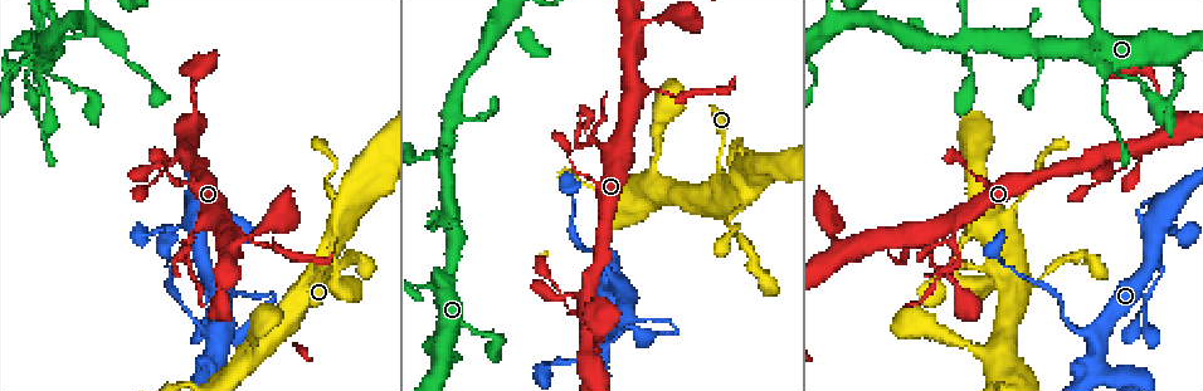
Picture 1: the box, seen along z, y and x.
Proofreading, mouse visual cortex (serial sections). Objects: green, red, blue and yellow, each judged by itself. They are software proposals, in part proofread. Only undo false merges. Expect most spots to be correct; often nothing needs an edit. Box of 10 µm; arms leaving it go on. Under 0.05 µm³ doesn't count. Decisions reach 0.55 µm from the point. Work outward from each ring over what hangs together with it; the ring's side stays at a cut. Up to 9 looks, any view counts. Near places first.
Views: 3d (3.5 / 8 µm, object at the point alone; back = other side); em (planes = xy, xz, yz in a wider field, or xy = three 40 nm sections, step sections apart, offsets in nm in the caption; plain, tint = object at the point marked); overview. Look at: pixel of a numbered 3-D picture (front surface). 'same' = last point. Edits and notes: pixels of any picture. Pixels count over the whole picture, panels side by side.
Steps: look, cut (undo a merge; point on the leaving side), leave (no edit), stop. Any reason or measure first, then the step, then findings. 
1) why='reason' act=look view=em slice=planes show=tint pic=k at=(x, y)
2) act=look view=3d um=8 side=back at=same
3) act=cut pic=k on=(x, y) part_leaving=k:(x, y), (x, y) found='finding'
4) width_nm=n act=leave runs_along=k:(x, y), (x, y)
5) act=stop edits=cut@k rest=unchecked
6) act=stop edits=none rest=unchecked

why='sudden change in width' act=look view=3d um=3.5 pic=1 at=(1016, 207)

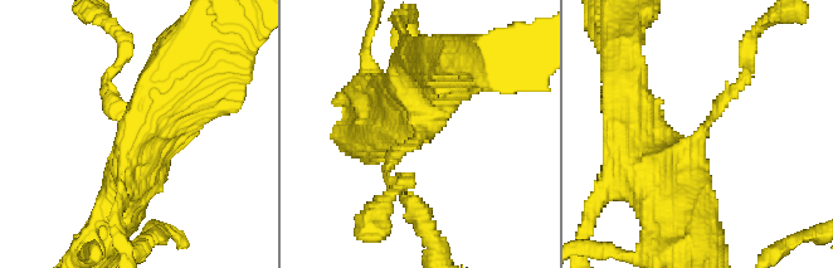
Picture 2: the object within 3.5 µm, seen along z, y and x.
arm_widths_nm=150,600 act=look view=em slice=xy step=2 show=tint pic=2 at=(419, 134)

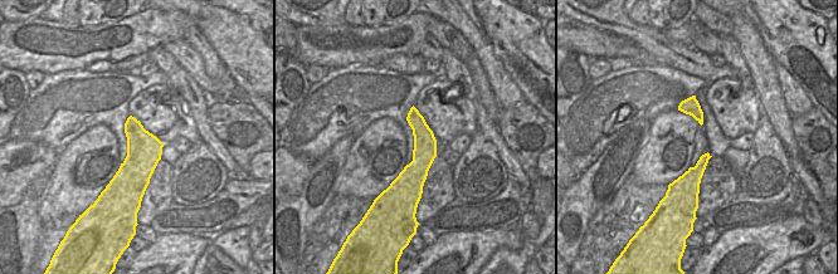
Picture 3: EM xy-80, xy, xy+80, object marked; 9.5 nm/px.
act=leave runs_along=2:(662, 200), (656, 189), (746, 77) found='one cell here'

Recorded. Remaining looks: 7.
why='sudden change in width' act=look view=3d um=8 pic=1 at=(192, 237)

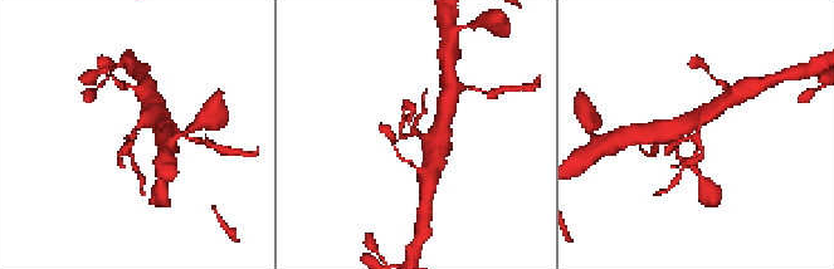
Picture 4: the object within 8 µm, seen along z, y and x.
why='need the tissue' act=look view=em slice=xy step=1 show=tint at=same

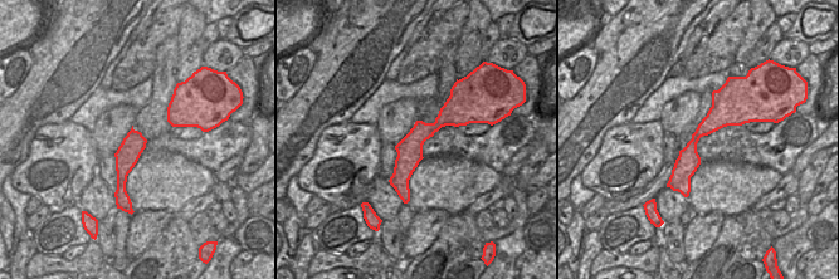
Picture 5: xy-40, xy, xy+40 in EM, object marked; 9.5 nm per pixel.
width_nm=240 act=leave runs_along=4:(711, 111), (696, 135), (698, 150), (688, 165) found='all the same cell'

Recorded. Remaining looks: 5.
why='four-way junction' act=look view=3d um=3.5 pic=1 at=(964, 44)

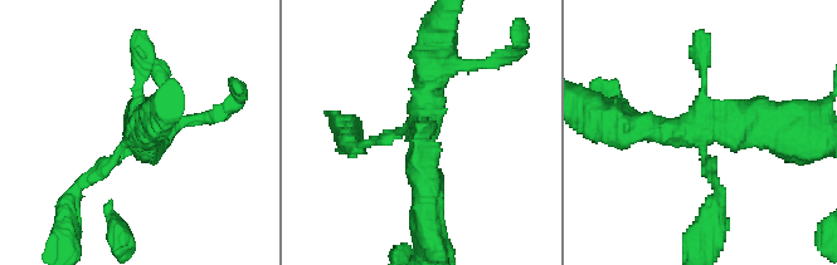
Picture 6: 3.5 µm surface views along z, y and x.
arms=4 arm_widths_nm=150,150,350,400 act=look view=em slice=xy step=1 show=tint pic=6 at=(708, 128)

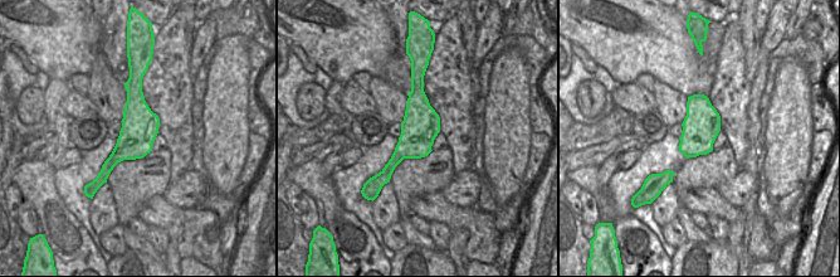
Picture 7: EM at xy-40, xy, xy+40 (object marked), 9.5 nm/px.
width_nm=360 act=leave runs_along=7:(414, 82), (416, 137), (385, 179) found='all the same cell'

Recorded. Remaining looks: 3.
why='calibre changes' act=look view=3d um=3.5 side=back pic=1 at=(550, 296)

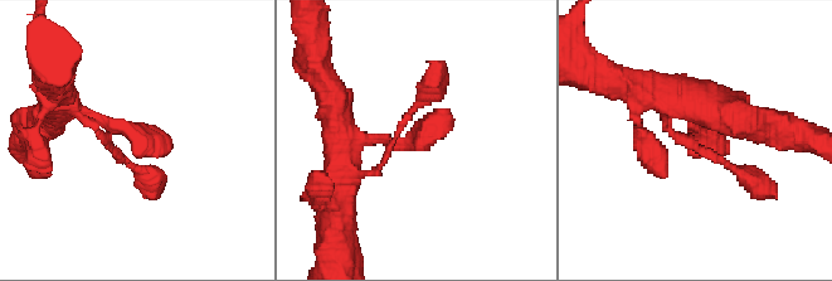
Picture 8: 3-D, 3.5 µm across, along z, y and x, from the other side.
act=look view=em slice=planes show=tint pic=8 at=(132, 133)

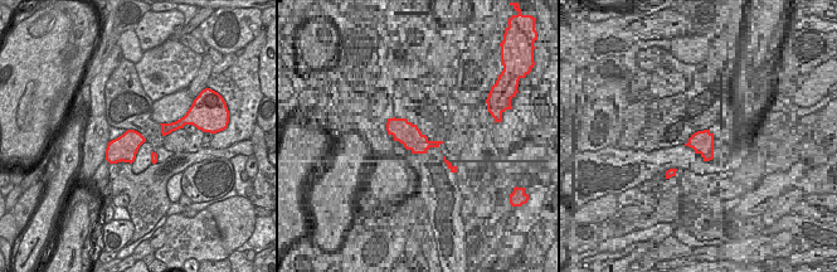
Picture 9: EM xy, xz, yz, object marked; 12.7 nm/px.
act=look view=em slice=xy step=1 show=tint at=same

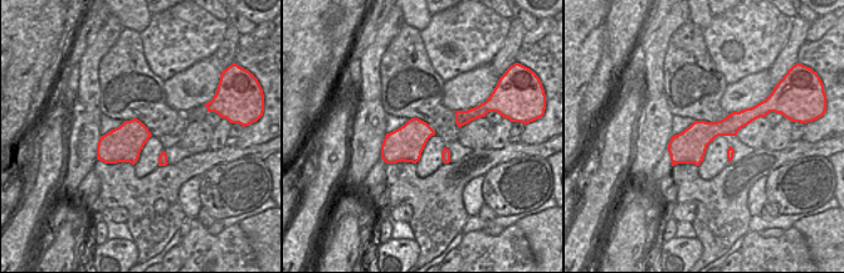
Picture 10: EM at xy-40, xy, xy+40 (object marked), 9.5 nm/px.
width_nm=340 act=leave runs_along=8:(56, 105), (168, 151) found='all the same cell'

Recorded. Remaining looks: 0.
act=stop edits=none rest=unchecked

